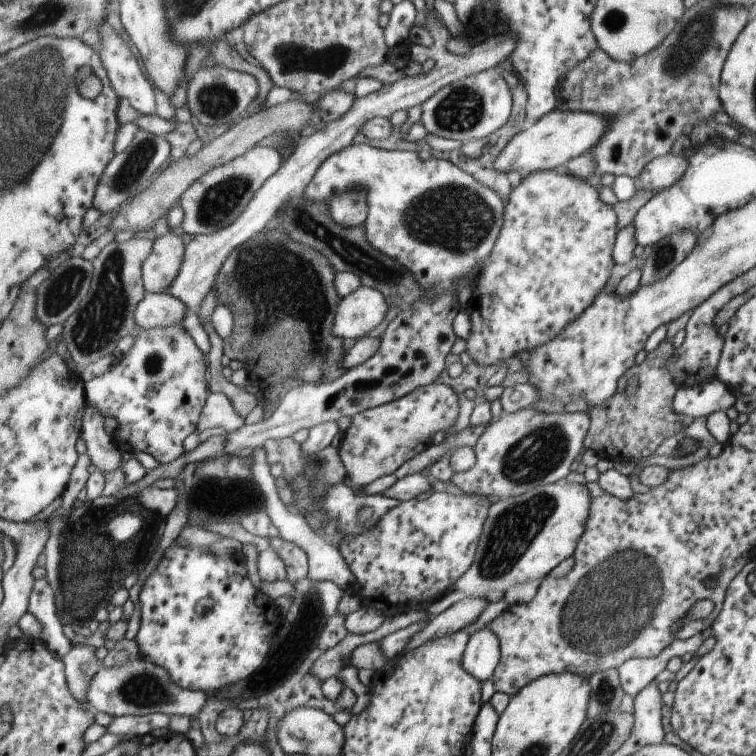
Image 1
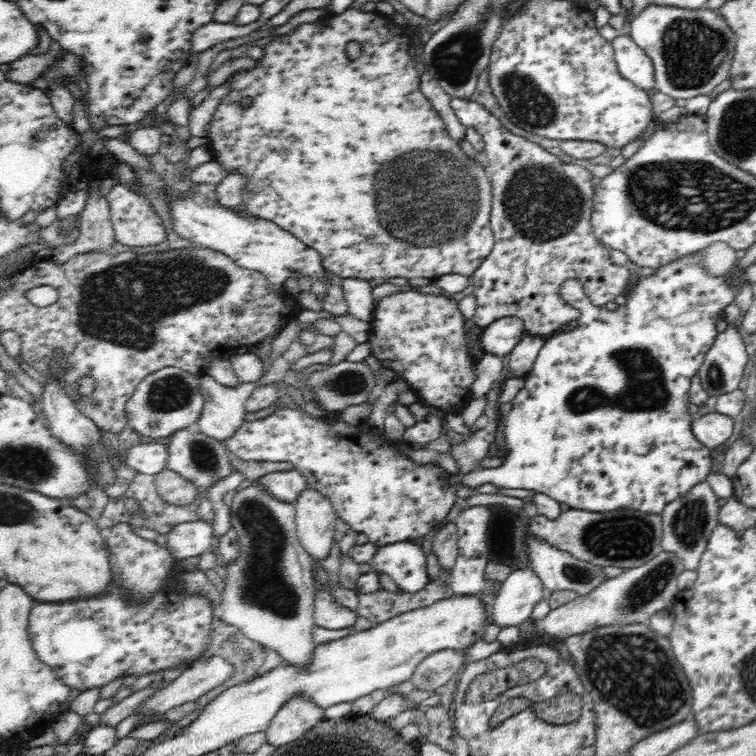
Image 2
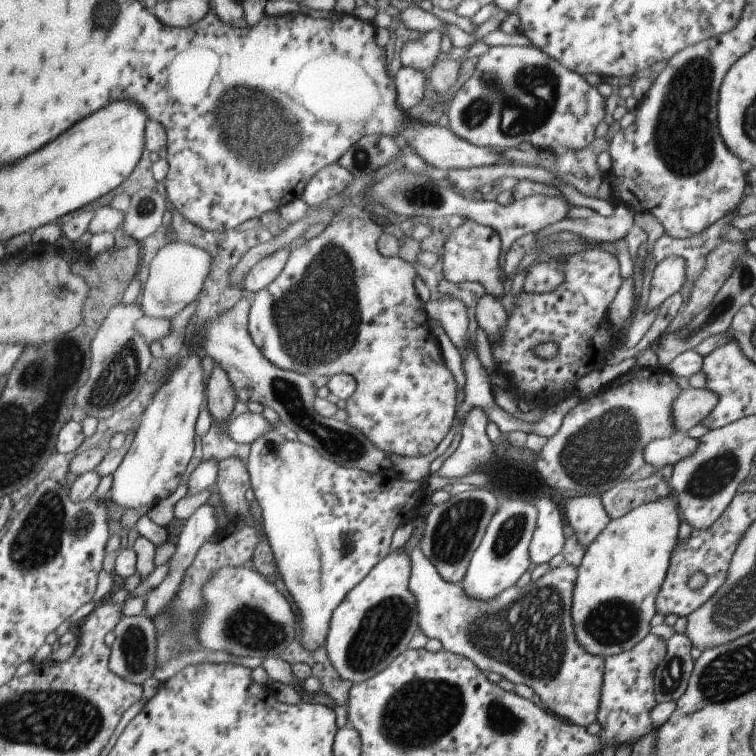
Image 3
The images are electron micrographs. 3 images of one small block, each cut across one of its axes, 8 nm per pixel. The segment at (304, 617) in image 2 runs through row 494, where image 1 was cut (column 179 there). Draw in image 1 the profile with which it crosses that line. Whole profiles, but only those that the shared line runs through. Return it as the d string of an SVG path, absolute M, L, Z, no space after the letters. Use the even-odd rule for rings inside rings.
M167 230L152 240L152 249L140 266L142 287L150 293L165 293L179 272L184 257L183 240Z

